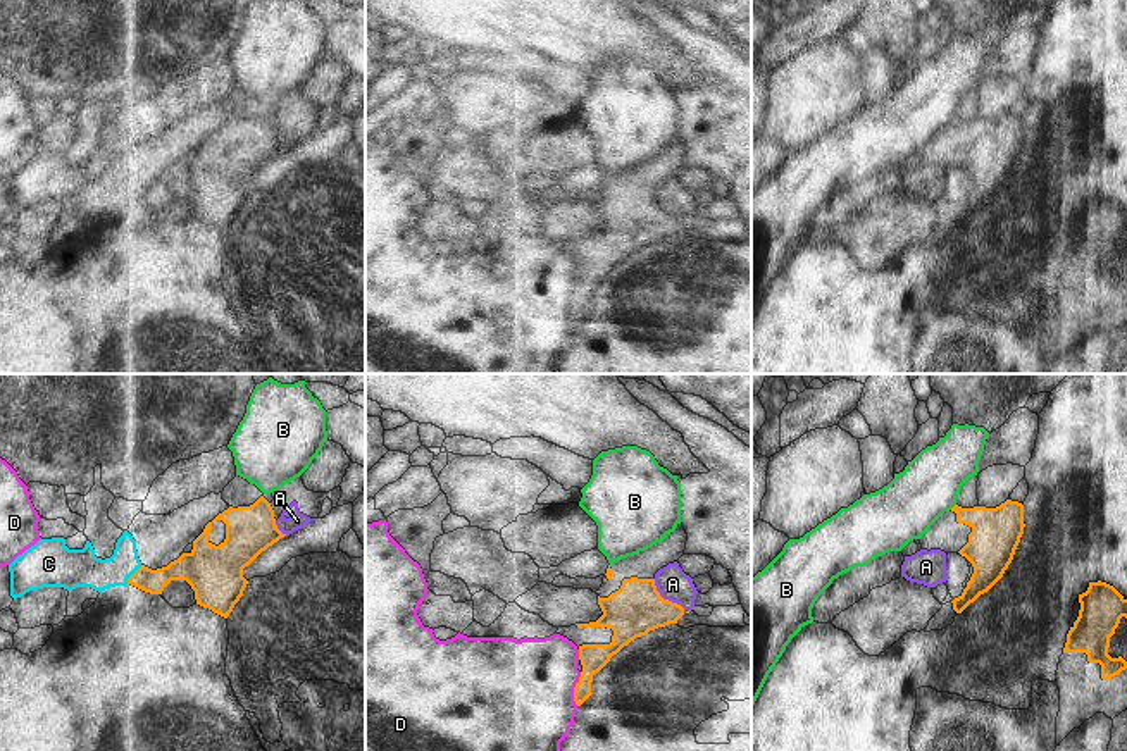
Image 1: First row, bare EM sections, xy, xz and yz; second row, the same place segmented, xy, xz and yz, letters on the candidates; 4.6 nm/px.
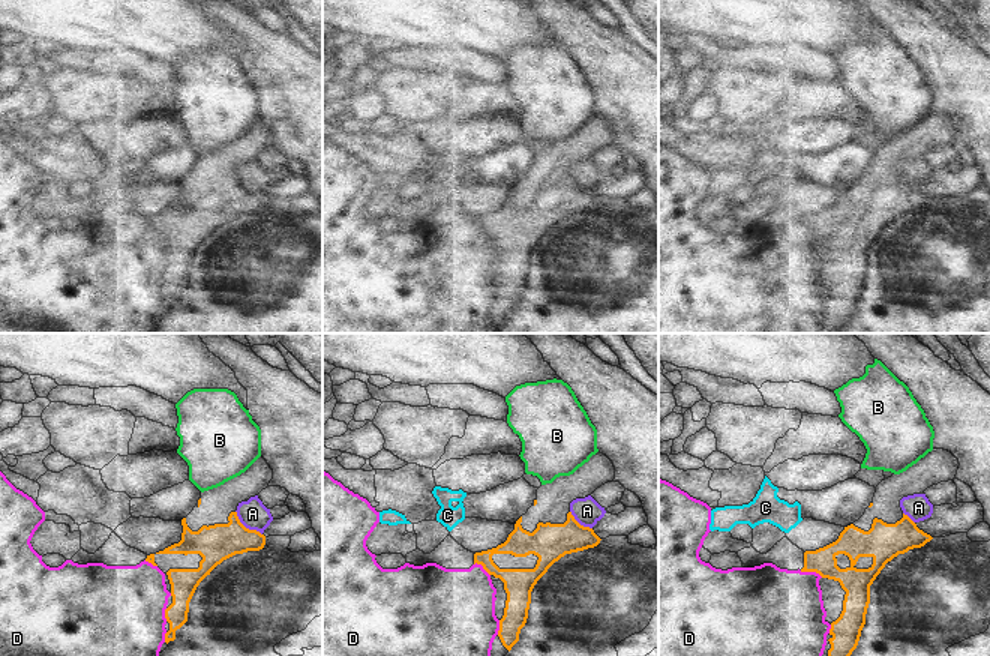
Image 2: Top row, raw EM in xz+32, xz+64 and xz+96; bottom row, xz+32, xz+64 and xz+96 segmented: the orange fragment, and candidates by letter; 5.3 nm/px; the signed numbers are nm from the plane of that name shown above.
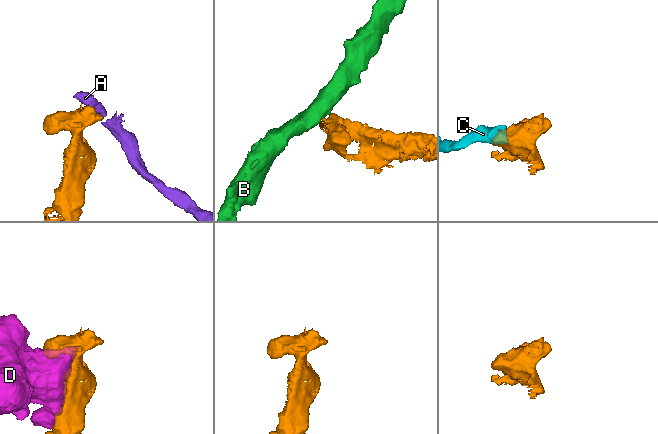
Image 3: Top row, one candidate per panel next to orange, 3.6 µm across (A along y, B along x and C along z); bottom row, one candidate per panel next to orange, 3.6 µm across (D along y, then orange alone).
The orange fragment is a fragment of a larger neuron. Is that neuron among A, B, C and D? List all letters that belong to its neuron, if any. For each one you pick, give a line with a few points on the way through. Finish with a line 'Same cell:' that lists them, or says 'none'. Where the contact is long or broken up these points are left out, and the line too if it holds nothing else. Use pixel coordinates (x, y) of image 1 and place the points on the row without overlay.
Same cell: none

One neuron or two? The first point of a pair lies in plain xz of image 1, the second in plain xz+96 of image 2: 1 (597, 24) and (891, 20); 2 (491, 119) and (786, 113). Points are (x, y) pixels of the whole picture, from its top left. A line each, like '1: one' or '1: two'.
1: two
2: two

